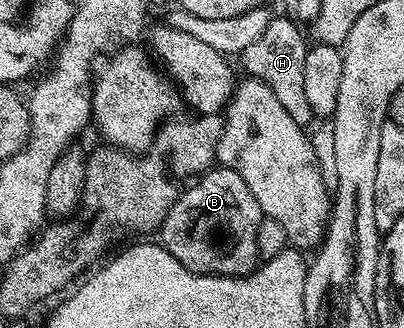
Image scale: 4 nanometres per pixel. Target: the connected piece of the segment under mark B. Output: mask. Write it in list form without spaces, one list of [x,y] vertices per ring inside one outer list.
[[[216,166],[206,173],[198,176],[190,184],[188,191],[184,190],[173,206],[168,207],[167,216],[161,228],[161,245],[185,269],[189,269],[198,275],[249,275],[261,260],[257,249],[257,225],[265,218],[261,205],[257,205],[257,197],[249,193],[249,185],[241,181],[236,171],[227,167]]]

